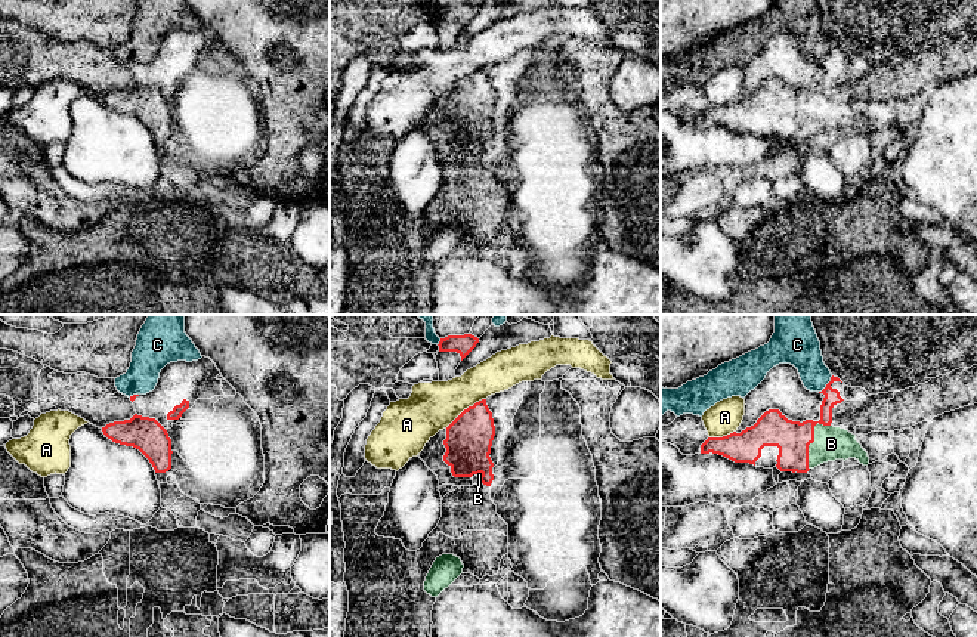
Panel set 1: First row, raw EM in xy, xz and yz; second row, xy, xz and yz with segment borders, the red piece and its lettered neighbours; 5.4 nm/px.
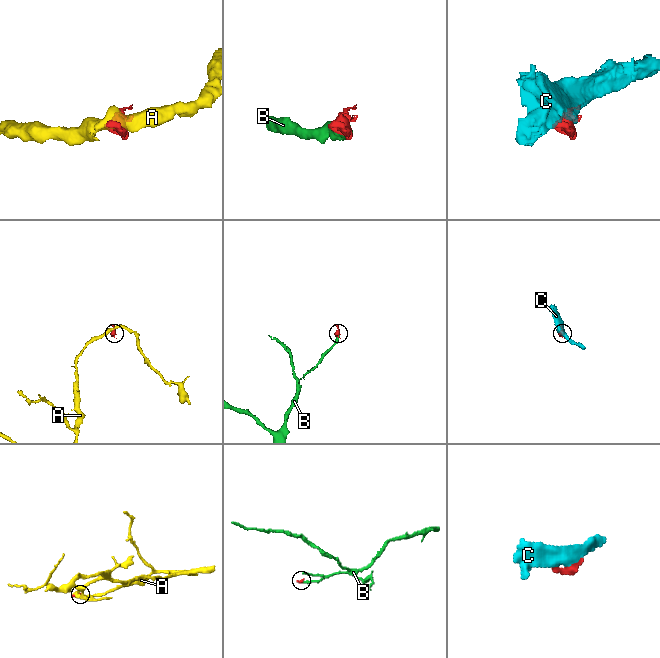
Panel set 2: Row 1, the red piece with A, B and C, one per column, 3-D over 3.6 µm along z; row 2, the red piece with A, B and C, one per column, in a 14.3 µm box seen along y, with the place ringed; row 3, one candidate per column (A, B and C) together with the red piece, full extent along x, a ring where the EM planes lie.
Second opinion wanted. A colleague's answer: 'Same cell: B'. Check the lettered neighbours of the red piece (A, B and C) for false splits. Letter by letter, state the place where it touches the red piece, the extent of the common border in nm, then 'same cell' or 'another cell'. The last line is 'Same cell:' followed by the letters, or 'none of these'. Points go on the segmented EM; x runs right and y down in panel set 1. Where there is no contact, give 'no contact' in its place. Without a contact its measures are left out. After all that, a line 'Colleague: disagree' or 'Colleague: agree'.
A: meets red in xz at (464, 410); contact 280 nm long; another cell
B: meets red in yz at (813, 441); contact 280 nm long; same cell
C: meets red in yz at (826, 385); contact 120 nm long; another cell
Same cell: B
Colleague: agree

